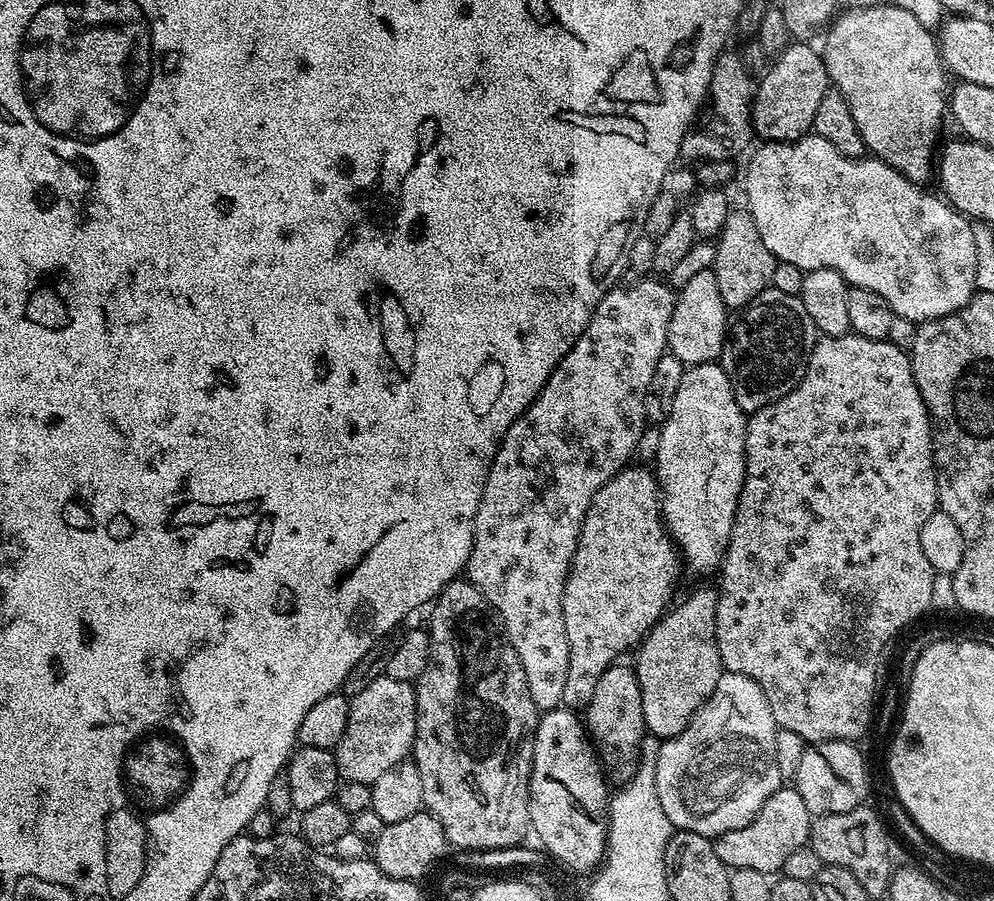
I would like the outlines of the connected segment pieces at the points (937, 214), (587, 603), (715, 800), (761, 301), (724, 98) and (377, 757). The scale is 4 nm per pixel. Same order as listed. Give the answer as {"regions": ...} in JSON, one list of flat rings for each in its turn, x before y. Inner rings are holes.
{"regions":[[[815,134,804,136,800,140,788,140,785,144,764,142,756,153,751,153,752,161,748,164,748,173,744,176,744,192,748,195,746,211,754,218,754,226,758,226,758,234,762,234,762,242,766,250,774,254,777,261,793,263,801,268,802,272,813,272,829,268,838,274,854,288,862,290,874,290,874,294,886,298,893,316,901,316,915,322,933,320,939,316,945,316,951,312,957,312,966,302,971,300,977,291,975,270,978,268,977,247,974,244,975,227,973,221,963,212,956,211,947,200,939,195,931,196,921,185,911,184,898,170,894,170,888,164,884,164,875,158,853,158,844,156,826,138]],[[651,467,623,468,594,494,580,527,578,546,566,578,562,614,566,622,566,642,570,642,570,666,566,669,566,686,562,689,563,707,584,710,590,706,594,686,603,672,615,665,627,648,635,649,668,611,680,572,682,557,660,515,660,486,655,471]],[[723,671,714,694,696,711,686,730,663,741,658,750,658,802,662,802,662,810,666,810,673,829,715,838,726,834,726,830,742,830,742,826,754,822,758,810,766,806,766,798,782,787,778,762,774,759,776,729,776,719,766,694,762,694,762,686,754,678,746,678,746,674]],[[773,287,758,294,758,298,754,298,754,302,737,316,740,317,737,320,735,317,731,325,728,339,724,342,724,352,720,355,718,363,724,367,730,378,730,386,734,390,738,406,746,414,751,414,770,402,778,402,778,398,790,394,790,390,800,385,806,374,808,359,816,345,818,333,810,314,806,314,806,306,802,306,799,295,784,294]],[[725,50,714,62,714,70,710,74,710,86,708,98,704,101,693,125,682,138,680,156,691,162,718,162,719,160,735,161,744,151,749,151,748,143,754,140,752,131,752,97,754,95,754,78,743,64,743,58,739,51]],[[385,674,370,682,362,694,351,697,348,709,350,718,346,722,346,734,342,734,342,742,334,749,336,765,345,781,371,786,378,778,382,778,382,774,386,774,386,770,394,770,394,766,409,759,412,743,416,740,416,690,412,684,398,682,398,678,390,678]]]}

